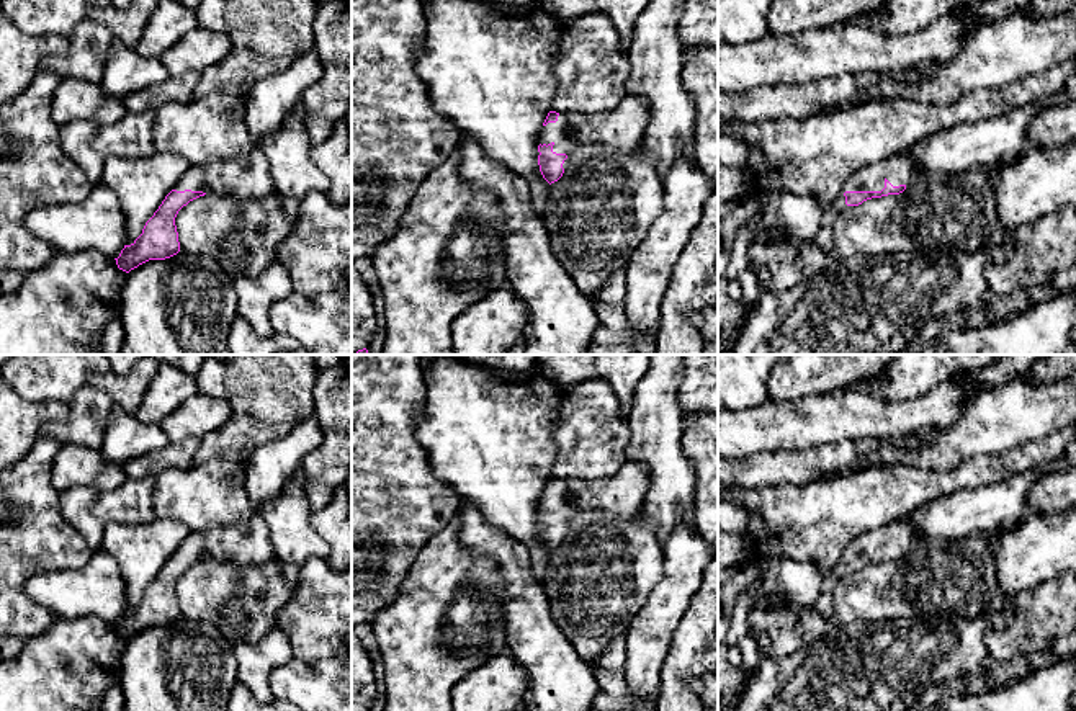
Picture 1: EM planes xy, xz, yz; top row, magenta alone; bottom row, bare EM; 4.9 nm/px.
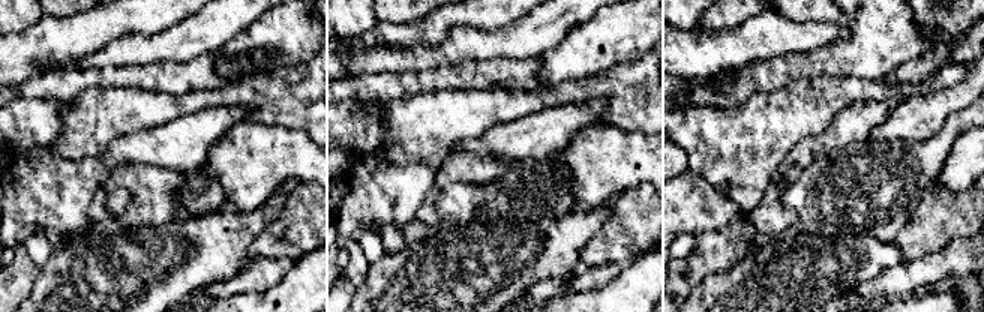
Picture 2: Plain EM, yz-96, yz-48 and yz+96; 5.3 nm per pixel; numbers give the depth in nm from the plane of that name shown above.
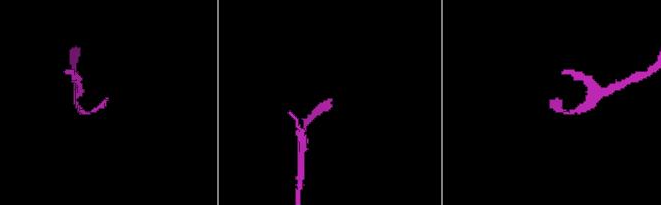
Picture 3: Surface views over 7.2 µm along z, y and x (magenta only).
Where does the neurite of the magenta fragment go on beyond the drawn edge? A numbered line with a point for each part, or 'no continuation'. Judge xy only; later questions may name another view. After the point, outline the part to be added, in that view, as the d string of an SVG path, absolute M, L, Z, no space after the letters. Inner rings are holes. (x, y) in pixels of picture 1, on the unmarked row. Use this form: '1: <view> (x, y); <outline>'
1: xy (246, 545); M257 508L245 521L191 531L173 556L203 557L234 569L263 566L276 557L267 523Z

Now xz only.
1: xz (610, 496); M626 461L615 476L594 482L559 479L556 489L541 494L540 510L553 508L553 518L566 521L582 512L628 520L641 512L648 481L648 467L633 461Z

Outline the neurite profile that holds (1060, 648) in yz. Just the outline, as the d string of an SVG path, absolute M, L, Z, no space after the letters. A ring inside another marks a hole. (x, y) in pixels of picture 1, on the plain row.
M1076 631L1065 637L1056 637L1050 644L1050 659L1065 659L1076 655Z

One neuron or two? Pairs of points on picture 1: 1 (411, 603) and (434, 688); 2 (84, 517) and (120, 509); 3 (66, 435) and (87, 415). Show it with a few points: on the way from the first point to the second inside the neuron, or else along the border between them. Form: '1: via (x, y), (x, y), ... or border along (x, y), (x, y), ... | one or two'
1: via (416, 625), (416, 641), (422, 652), (422, 667) | one
2: via (92, 510), (112, 509) | one
3: via (71, 432), (82, 420) | one

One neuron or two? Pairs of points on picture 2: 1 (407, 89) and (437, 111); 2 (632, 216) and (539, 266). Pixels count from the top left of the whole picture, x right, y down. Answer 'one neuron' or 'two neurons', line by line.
1: two neurons
2: two neurons

